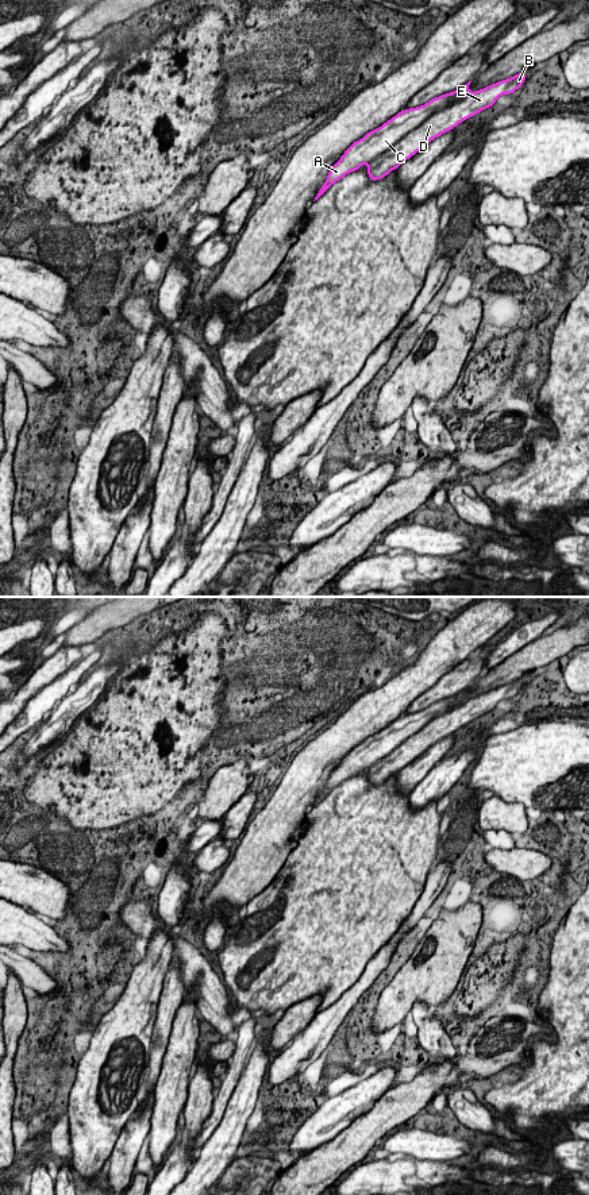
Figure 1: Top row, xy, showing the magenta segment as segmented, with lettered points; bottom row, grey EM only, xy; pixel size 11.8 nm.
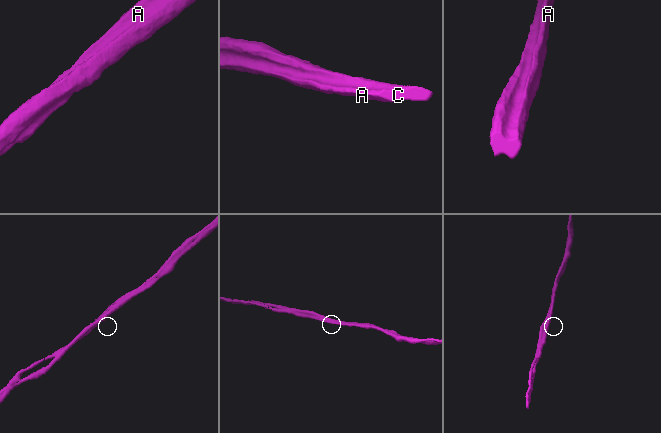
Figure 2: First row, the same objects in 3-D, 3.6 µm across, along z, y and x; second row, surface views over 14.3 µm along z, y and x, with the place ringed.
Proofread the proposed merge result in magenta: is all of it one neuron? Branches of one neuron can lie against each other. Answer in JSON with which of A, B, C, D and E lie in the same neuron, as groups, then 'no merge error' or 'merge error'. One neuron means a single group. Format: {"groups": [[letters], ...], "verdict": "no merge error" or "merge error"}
{"groups": [["A", "B", "C", "D", "E"]], "verdict": "no merge error"}

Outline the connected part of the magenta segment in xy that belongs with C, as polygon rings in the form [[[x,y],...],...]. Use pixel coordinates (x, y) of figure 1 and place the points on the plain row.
[[[521,676],[476,697],[469,694],[471,687],[469,686],[459,694],[435,702],[424,710],[399,717],[344,756],[331,772],[315,805],[362,770],[367,771],[372,786],[384,783],[435,743],[492,712],[500,701],[521,693],[526,683]]]

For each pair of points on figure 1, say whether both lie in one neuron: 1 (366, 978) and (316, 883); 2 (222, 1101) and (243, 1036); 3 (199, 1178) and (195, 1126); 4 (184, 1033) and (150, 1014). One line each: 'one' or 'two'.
1: two
2: one
3: two
4: two

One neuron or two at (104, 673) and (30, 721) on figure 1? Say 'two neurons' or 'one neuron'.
two neurons

